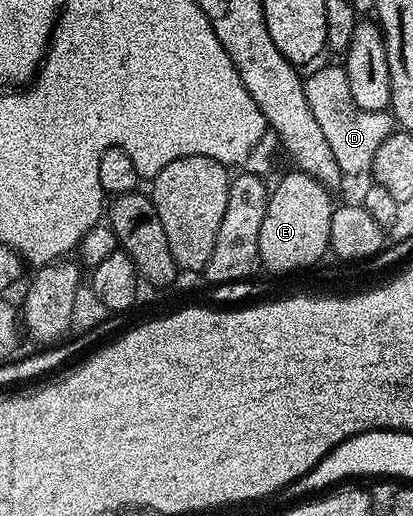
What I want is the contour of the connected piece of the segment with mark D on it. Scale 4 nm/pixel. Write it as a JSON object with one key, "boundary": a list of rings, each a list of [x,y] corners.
{"boundary":[[[344,66],[321,67],[304,80],[308,107],[323,130],[323,137],[327,139],[327,145],[331,147],[342,174],[366,174],[373,166],[377,149],[396,132],[397,122],[392,112],[359,110],[353,103]]]}

